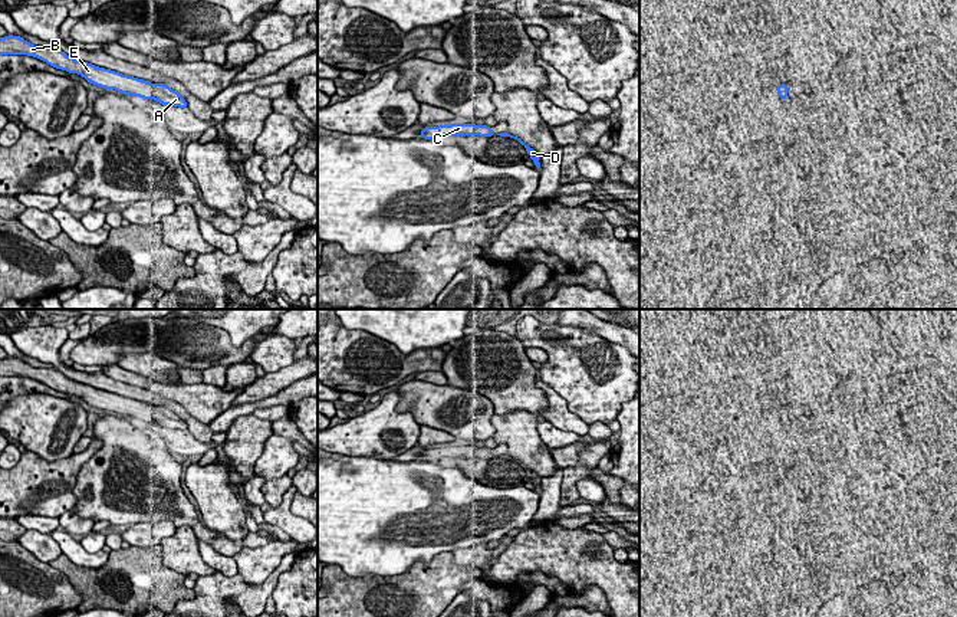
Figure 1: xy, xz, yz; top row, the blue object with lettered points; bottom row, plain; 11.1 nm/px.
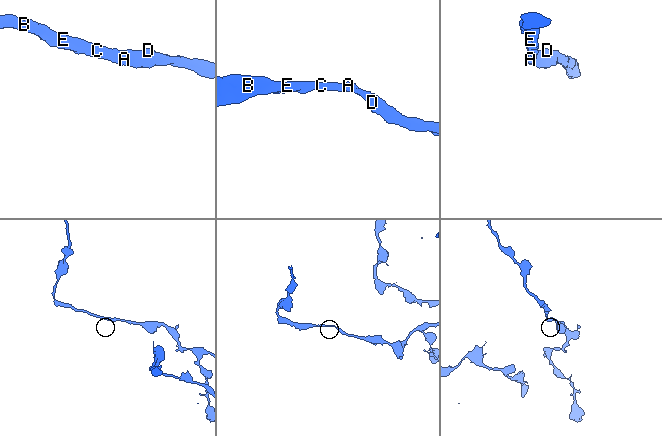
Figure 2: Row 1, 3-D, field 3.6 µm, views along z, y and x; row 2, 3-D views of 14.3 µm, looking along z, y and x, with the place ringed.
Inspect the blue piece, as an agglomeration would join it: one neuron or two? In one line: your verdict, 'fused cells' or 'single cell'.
single cell

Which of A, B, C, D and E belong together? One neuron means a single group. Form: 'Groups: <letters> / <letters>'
Groups: A B C D E

